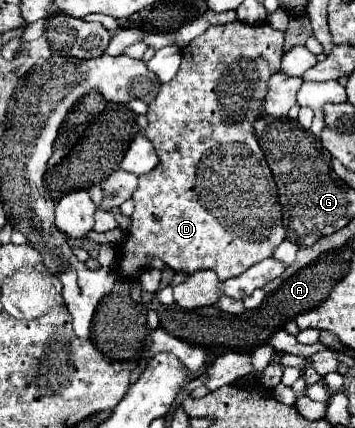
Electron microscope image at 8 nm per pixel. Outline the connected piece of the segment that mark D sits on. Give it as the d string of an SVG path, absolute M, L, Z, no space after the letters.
M233 21L229 25L211 25L203 35L199 35L197 39L193 39L185 49L183 49L183 63L181 69L177 73L177 77L165 85L161 85L157 97L153 103L149 103L149 111L147 111L147 127L143 131L143 135L153 143L159 163L153 171L149 171L147 175L139 177L139 187L133 193L133 201L135 201L135 211L131 217L131 229L127 233L127 237L115 245L115 273L129 277L129 279L137 279L141 277L141 273L145 273L149 269L149 259L157 257L161 261L165 261L167 267L175 269L175 271L185 271L185 273L193 273L199 269L213 269L217 273L217 277L221 281L227 281L231 277L237 277L241 273L245 273L251 265L269 259L273 255L273 251L277 249L277 245L285 239L285 229L281 223L281 205L279 205L279 193L277 193L277 185L273 181L273 175L265 163L265 155L261 151L261 145L257 141L257 137L253 135L253 123L261 117L263 113L263 101L267 95L267 81L273 73L277 73L281 69L281 57L283 57L283 33L271 29L267 23L261 25L249 25L249 23L241 23L241 21Z

